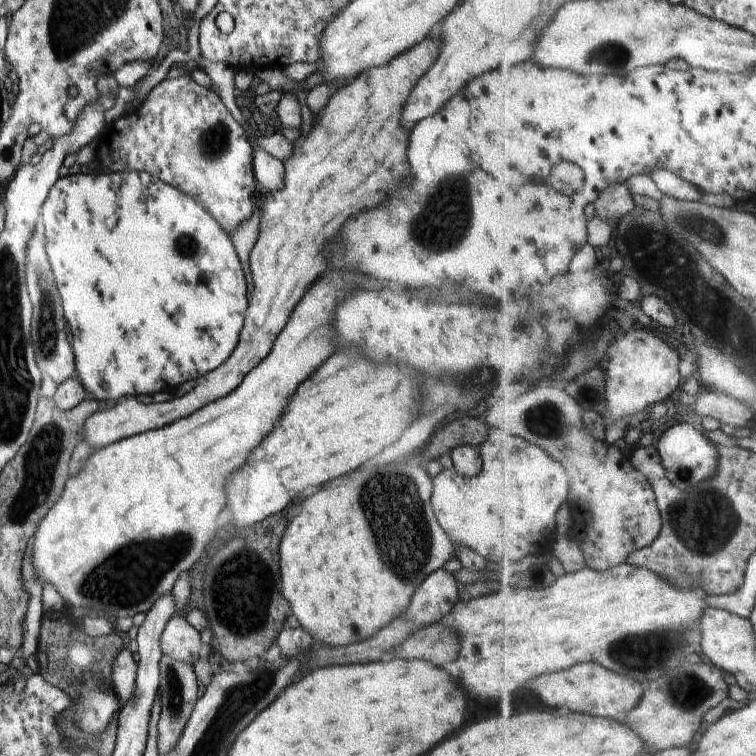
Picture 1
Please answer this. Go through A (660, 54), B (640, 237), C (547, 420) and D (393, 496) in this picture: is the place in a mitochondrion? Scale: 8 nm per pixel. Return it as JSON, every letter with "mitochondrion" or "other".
{"A":"other","B":"mitochondrion","C":"mitochondrion","D":"mitochondrion"}

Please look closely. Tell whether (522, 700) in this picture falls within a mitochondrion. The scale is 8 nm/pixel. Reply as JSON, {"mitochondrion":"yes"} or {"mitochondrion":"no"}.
{"mitochondrion":"no"}

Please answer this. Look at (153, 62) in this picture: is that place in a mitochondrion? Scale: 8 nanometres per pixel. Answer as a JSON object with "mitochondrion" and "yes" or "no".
{"mitochondrion":"no"}

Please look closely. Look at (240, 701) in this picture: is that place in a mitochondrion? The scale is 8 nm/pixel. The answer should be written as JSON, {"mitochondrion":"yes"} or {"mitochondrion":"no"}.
{"mitochondrion":"yes"}

